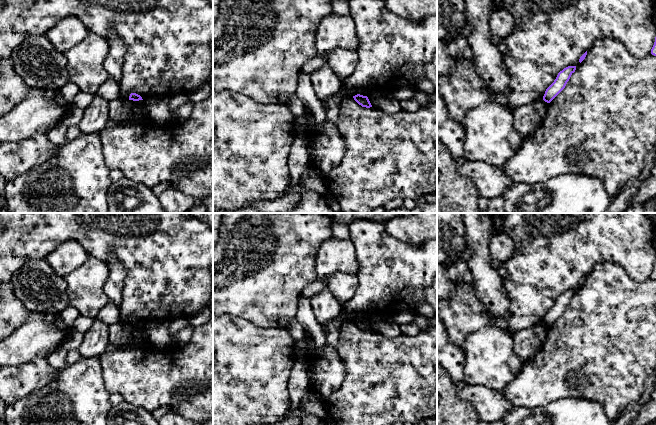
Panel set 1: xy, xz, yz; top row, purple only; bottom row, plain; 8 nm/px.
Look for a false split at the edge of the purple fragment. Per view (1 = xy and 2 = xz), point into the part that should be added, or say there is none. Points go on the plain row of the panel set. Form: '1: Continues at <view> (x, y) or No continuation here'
1: No continuation here
2: No continuation here

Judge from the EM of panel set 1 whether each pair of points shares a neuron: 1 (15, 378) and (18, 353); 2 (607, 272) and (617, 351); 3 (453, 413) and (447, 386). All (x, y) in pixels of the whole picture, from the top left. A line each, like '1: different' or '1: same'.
1: different
2: same
3: same

